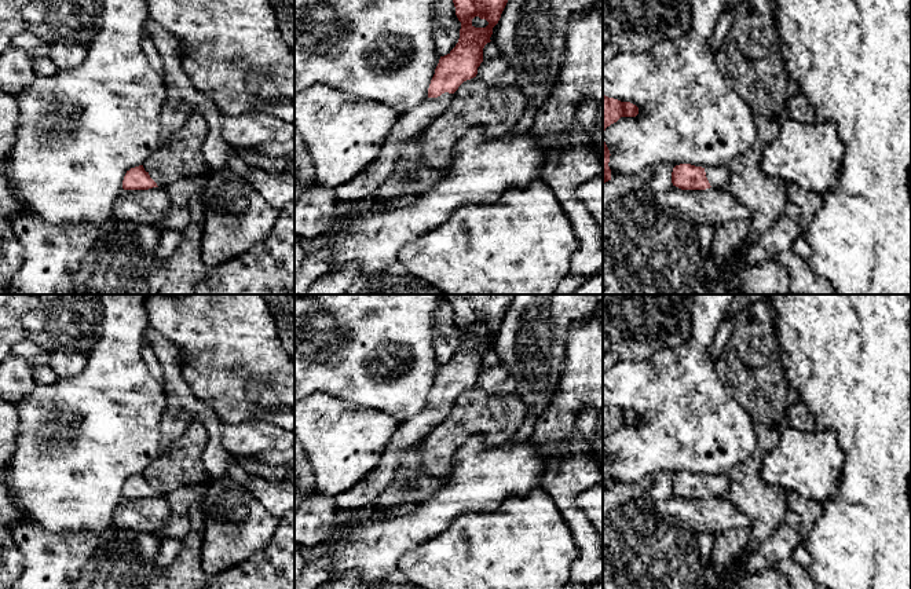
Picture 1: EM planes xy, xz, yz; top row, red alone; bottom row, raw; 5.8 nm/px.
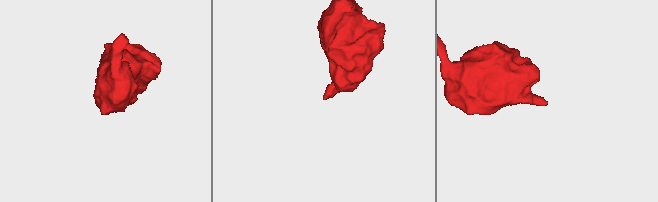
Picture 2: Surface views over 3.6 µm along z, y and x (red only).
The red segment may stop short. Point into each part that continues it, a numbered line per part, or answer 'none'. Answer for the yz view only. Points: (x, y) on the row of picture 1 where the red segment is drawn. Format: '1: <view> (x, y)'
1: yz (717, 176)

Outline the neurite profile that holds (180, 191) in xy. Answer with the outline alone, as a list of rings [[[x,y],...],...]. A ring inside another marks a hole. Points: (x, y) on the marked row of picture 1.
[[[208,175],[179,178],[175,183],[168,186],[165,190],[171,200],[171,209],[154,227],[160,233],[168,230],[183,231],[190,222],[189,201],[191,197],[201,194],[208,179]]]

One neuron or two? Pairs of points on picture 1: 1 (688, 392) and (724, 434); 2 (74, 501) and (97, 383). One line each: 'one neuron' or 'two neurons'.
1: one neuron
2: one neuron

